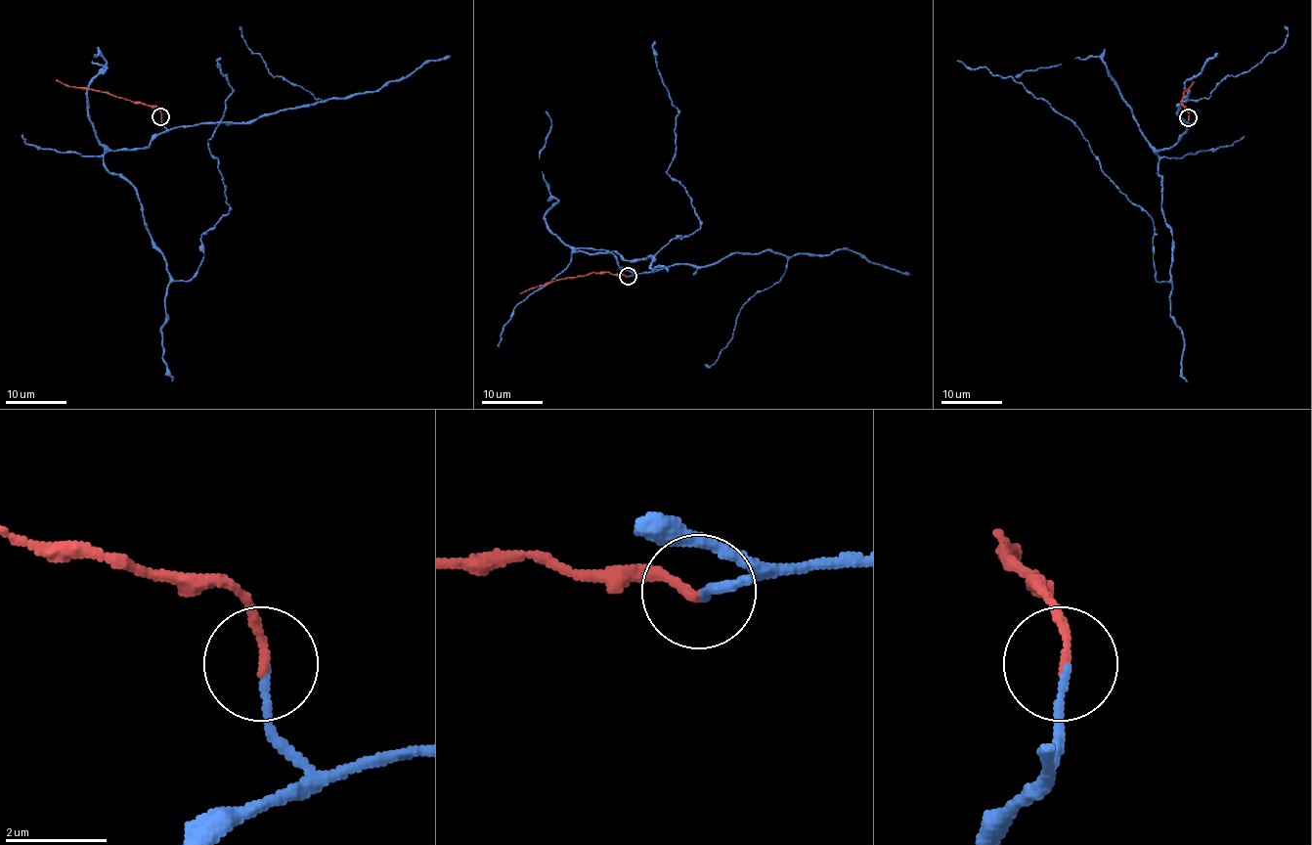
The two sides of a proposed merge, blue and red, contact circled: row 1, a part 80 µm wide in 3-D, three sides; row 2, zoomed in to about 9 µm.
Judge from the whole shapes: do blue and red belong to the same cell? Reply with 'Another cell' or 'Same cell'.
Same cell

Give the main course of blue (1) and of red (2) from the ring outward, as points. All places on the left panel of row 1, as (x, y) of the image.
1: (160, 117), (104, 165), (189, 281), (229, 205), (208, 139), (232, 86), (220, 57)
2: (160, 115), (156, 107), (56, 80)

